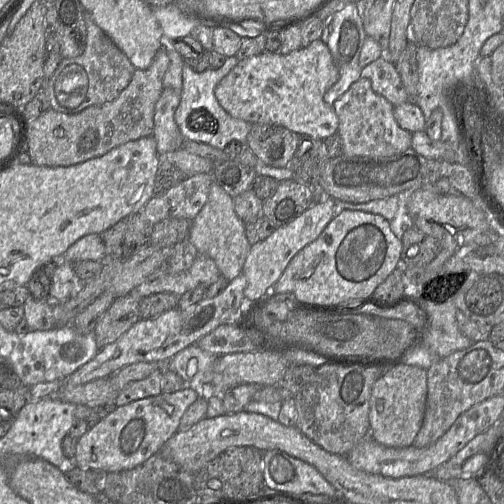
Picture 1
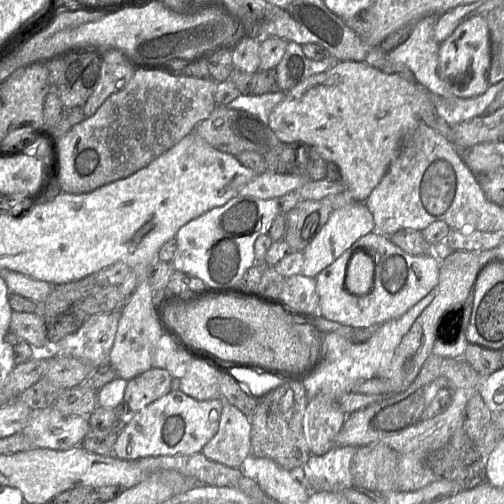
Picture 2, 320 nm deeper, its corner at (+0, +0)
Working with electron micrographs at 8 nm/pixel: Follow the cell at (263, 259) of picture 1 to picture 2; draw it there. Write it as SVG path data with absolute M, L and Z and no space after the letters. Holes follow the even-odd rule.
M354 201L344 207L333 209L326 224L302 252L304 255L302 274L315 279L354 242L372 231L375 231L374 218L363 202Z

